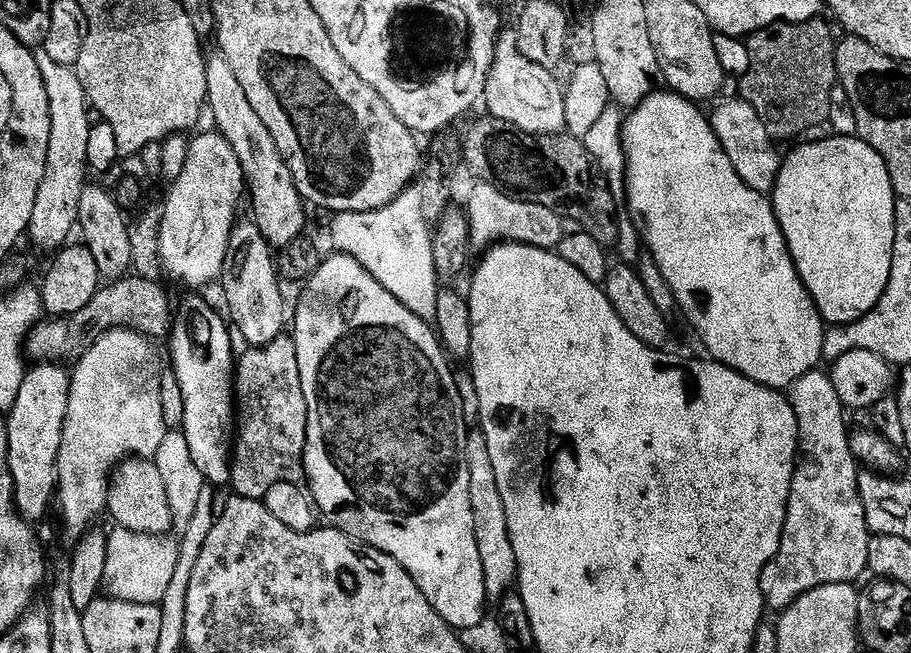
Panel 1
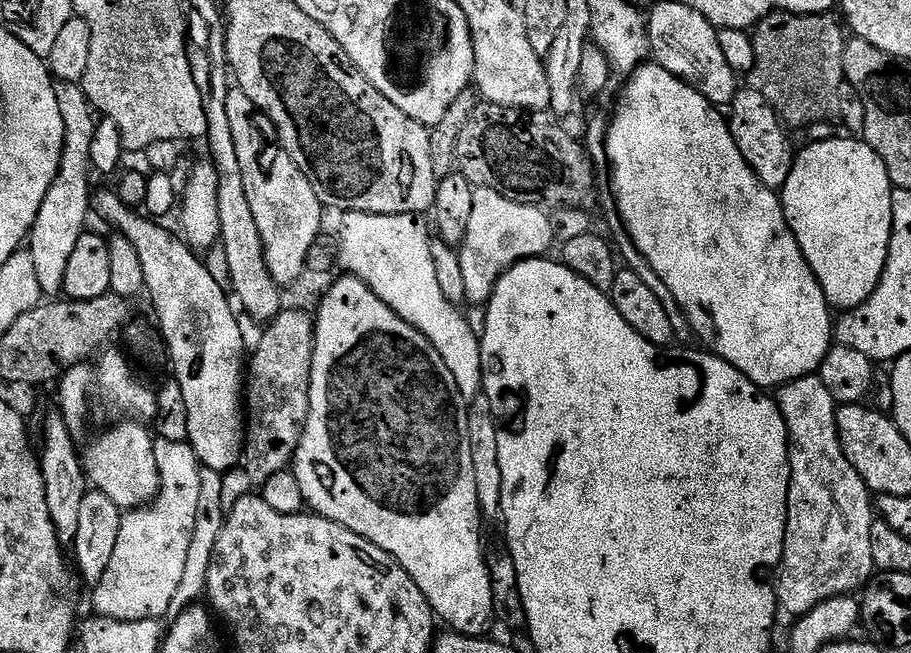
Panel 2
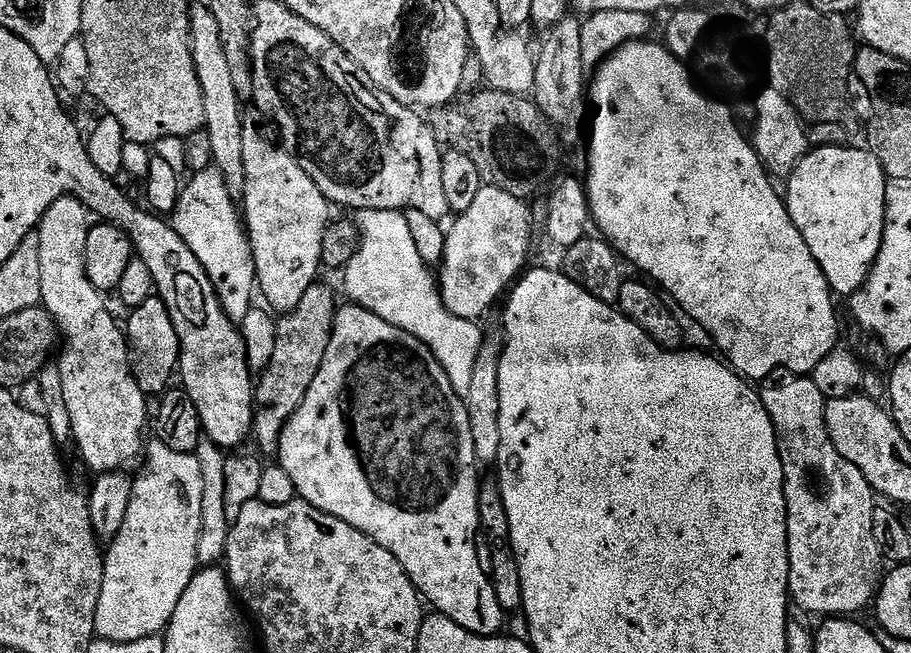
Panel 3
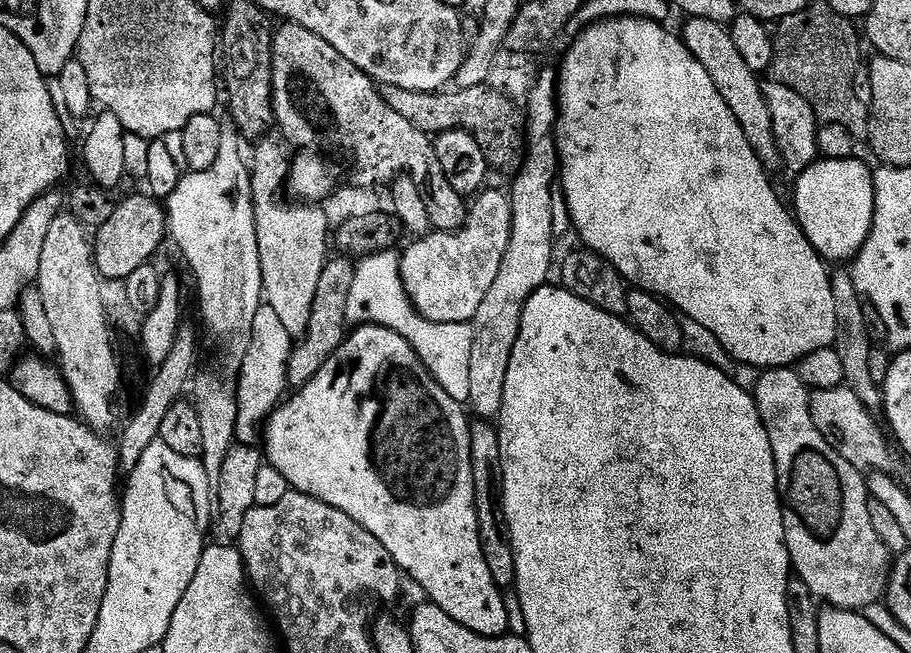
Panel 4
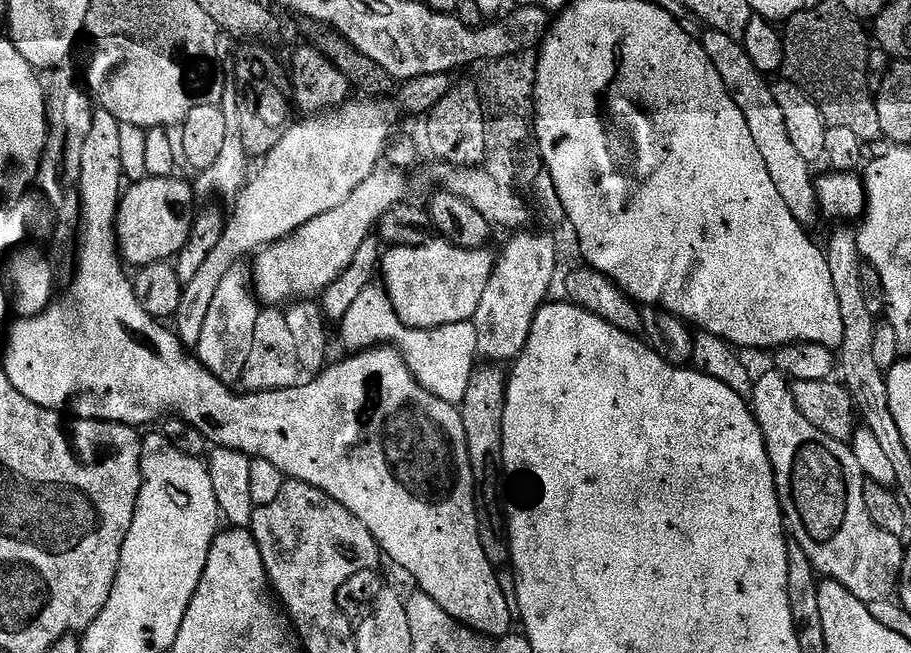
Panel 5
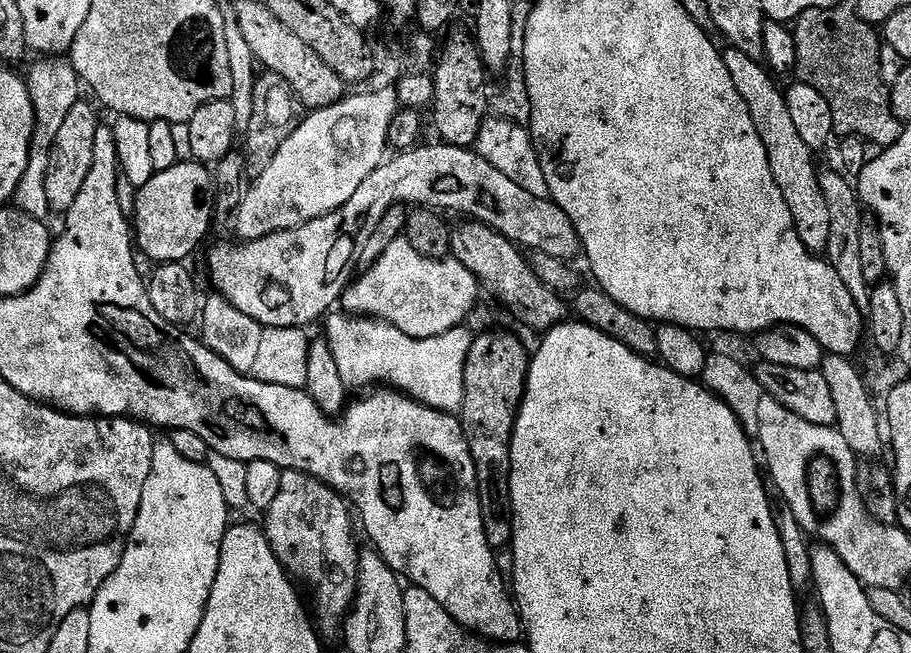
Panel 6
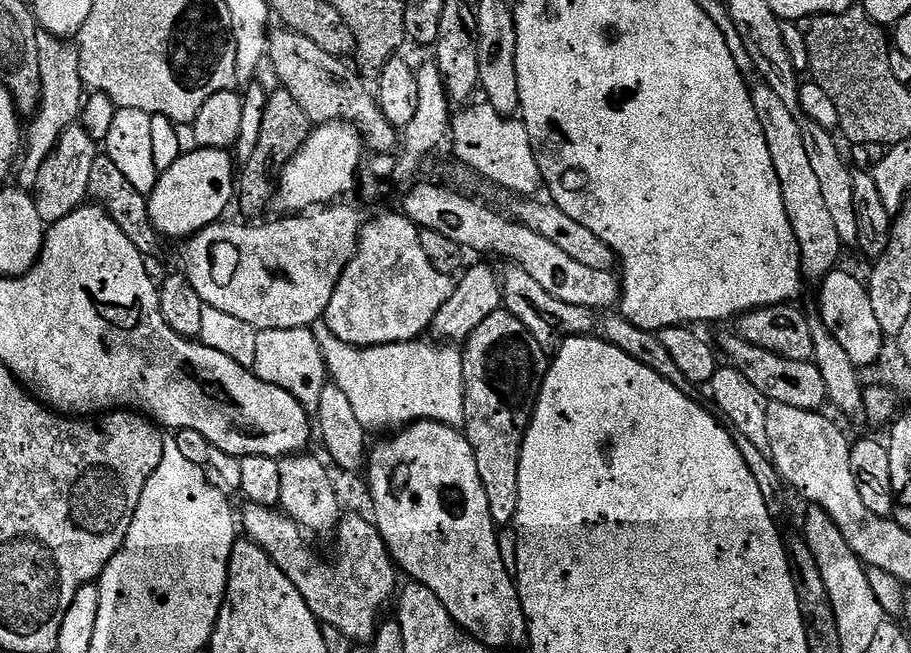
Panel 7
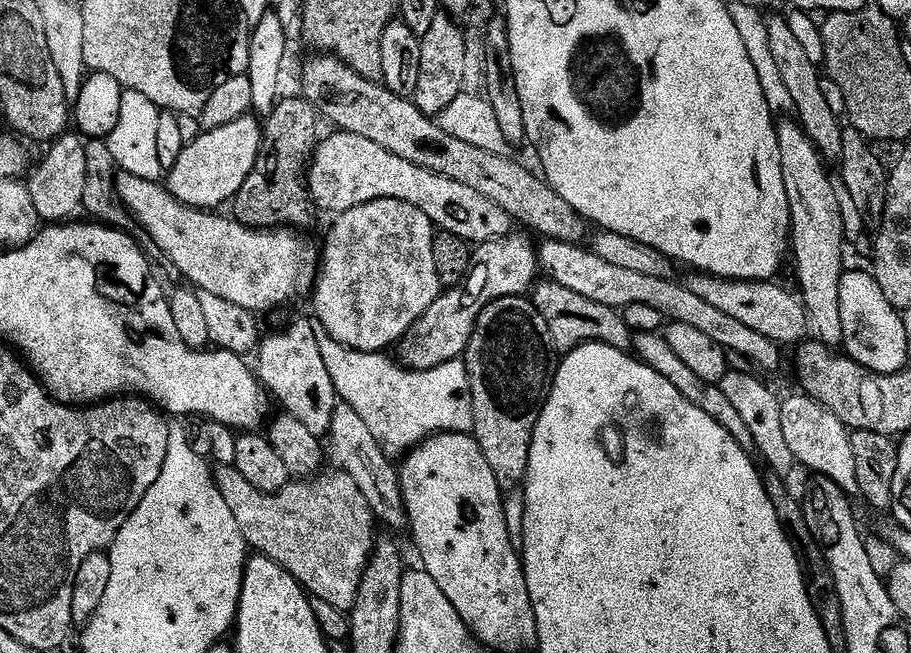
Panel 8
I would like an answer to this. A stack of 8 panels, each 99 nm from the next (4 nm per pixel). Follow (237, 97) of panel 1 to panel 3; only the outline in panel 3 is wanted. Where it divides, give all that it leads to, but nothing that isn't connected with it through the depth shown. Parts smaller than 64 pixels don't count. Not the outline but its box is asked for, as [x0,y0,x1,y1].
[242,115,330,314]

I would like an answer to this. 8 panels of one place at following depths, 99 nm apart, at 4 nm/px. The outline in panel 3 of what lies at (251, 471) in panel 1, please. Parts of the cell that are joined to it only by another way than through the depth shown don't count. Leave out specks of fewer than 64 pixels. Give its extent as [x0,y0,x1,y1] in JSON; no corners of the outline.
[251,282,338,457]

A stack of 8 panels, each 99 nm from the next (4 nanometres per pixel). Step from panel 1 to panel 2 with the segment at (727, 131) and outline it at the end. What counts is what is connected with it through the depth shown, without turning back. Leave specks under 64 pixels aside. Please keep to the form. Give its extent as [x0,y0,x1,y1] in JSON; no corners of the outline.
[728,86,795,191]

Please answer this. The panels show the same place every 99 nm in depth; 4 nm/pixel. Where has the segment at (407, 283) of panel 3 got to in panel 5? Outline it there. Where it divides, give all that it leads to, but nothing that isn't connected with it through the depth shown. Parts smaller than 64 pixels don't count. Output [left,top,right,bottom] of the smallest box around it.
[338,286,478,406]

